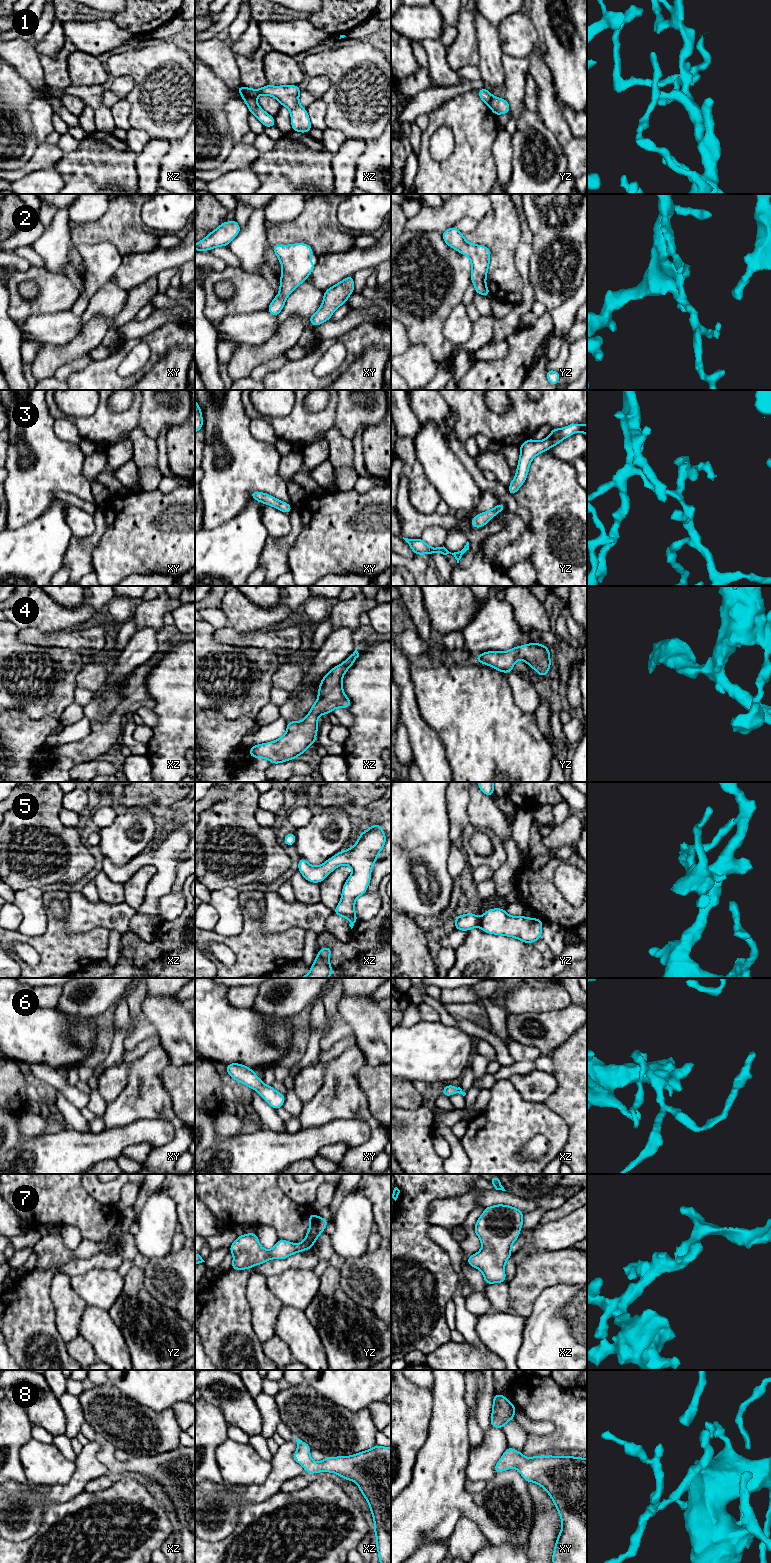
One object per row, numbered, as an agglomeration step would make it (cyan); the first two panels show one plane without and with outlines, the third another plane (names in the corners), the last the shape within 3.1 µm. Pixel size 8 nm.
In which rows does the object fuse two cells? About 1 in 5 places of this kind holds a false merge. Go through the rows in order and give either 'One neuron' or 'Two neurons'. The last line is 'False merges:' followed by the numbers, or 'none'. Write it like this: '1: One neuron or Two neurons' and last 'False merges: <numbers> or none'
1: Two neurons
2: One neuron
3: One neuron
4: One neuron
5: One neuron
6: One neuron
7: One neuron
8: One neuron
False merges: 1

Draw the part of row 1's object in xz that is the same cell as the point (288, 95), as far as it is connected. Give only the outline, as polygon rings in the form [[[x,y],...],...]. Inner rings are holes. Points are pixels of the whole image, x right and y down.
[[[267,84],[260,89],[237,86],[237,90],[243,98],[257,98],[260,95],[274,97],[281,106],[286,106],[290,110],[293,131],[308,133],[312,129],[307,109],[299,104],[301,90],[298,85],[272,86]]]

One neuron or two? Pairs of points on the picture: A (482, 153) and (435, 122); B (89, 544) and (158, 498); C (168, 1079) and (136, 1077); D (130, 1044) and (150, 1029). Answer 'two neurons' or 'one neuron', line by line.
A: one neuron
B: two neurons
C: two neurons
D: one neuron

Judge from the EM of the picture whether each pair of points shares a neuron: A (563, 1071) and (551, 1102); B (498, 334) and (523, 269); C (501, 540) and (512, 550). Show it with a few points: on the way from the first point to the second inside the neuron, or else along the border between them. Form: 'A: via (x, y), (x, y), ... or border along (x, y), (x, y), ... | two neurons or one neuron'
A: via (563, 1079), (563, 1090), (559, 1094) | one neuron
B: via (513, 318), (526, 303), (526, 285) | one neuron
C: border along (524, 530), (496, 551), (493, 565) | two neurons

